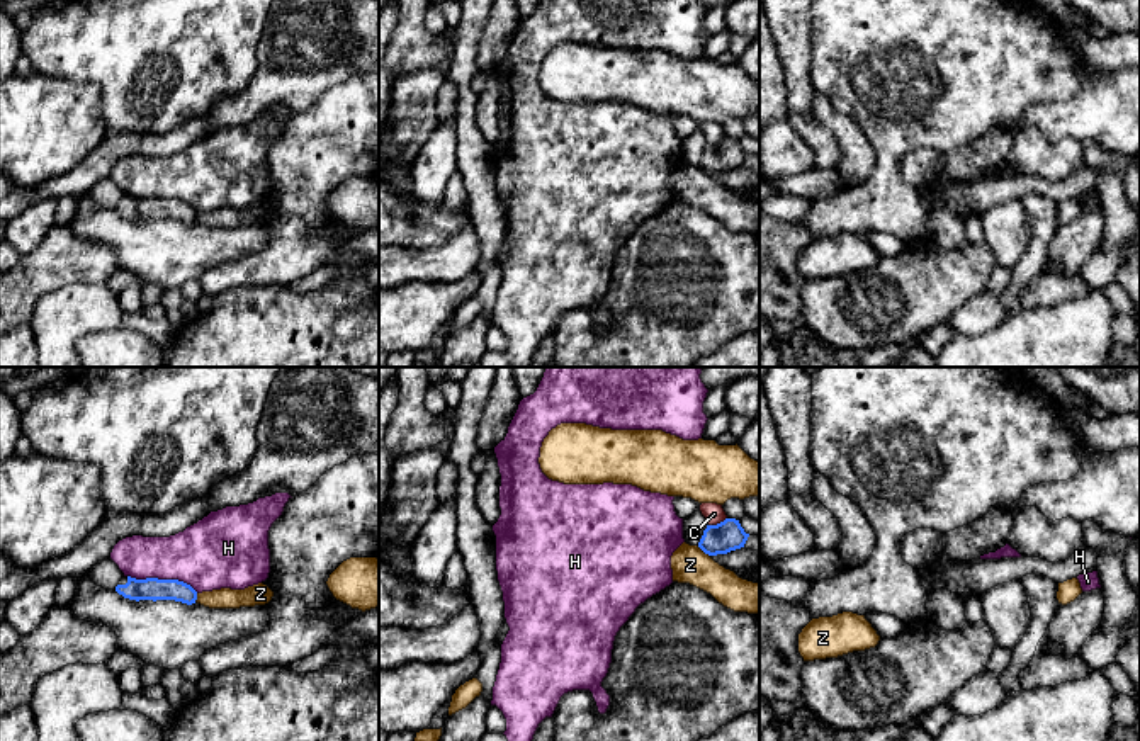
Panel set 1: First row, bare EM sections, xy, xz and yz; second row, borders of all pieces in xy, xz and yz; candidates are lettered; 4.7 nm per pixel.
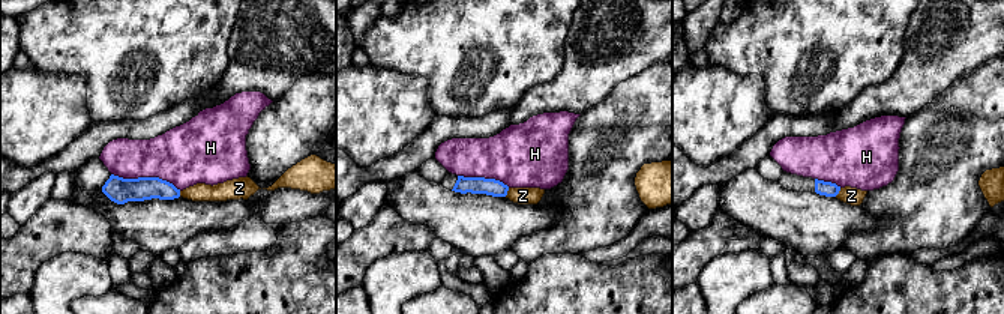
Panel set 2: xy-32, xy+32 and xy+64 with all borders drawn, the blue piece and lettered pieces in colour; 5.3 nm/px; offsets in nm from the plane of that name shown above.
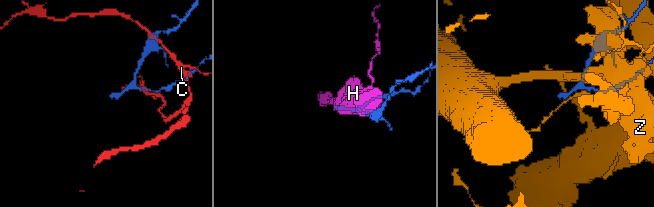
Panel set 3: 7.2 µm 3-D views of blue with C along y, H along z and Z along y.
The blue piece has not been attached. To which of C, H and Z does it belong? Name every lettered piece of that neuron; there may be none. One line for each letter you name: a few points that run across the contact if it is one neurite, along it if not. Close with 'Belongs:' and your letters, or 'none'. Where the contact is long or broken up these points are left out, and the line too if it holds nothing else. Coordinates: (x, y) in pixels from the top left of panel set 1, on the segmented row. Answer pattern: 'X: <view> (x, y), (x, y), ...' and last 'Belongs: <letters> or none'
Belongs: none

